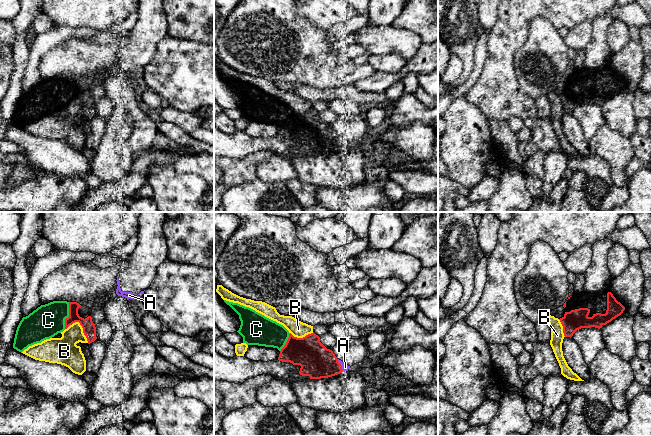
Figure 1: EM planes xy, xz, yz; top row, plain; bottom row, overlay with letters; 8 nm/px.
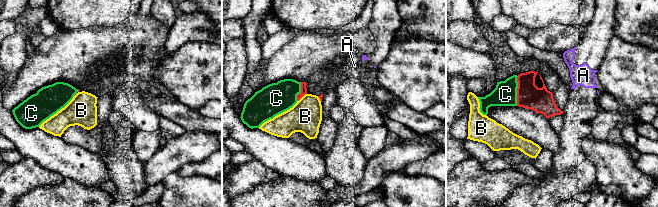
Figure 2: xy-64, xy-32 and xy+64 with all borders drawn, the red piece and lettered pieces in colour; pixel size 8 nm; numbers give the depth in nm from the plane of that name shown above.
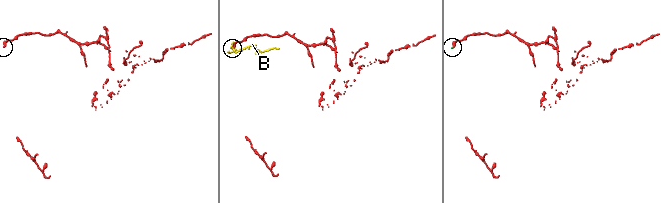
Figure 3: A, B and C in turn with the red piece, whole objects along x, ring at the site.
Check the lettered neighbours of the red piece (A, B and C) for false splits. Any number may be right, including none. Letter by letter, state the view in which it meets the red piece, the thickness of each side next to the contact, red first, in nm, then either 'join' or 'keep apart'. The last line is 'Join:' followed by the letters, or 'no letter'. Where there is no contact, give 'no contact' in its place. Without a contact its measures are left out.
A: meets red in xz; 260 nm thick on the red side, 50 nm on the other; keep apart
B: meets red in xy; 110 nm thick on the red side, 220 nm on the other; keep apart
C: meets red in xy; 110 nm thick on the red side, 260 nm on the other; join
Join: C

